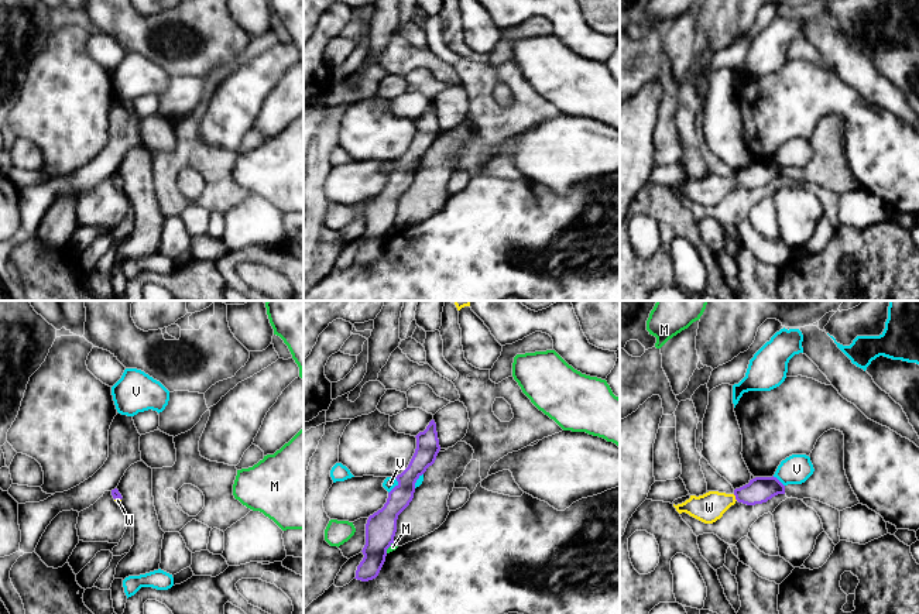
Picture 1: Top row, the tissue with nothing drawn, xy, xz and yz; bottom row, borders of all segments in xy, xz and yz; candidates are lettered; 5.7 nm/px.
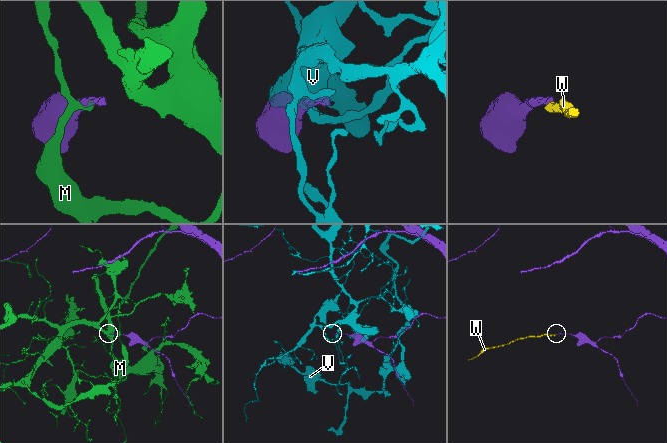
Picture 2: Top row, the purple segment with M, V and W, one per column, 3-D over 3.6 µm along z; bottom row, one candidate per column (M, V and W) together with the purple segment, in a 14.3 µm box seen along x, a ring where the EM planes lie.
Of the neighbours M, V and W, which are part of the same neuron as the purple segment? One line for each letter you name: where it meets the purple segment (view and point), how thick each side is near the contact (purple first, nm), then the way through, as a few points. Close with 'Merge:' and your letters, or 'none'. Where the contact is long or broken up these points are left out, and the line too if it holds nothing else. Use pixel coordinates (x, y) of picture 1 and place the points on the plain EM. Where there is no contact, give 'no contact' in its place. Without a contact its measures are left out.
W: yz (736, 181) | 150/160 nm | across yz (758, 174), (736, 181), (709, 191)
Merge: W

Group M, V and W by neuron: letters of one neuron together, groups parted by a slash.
M / V / W

